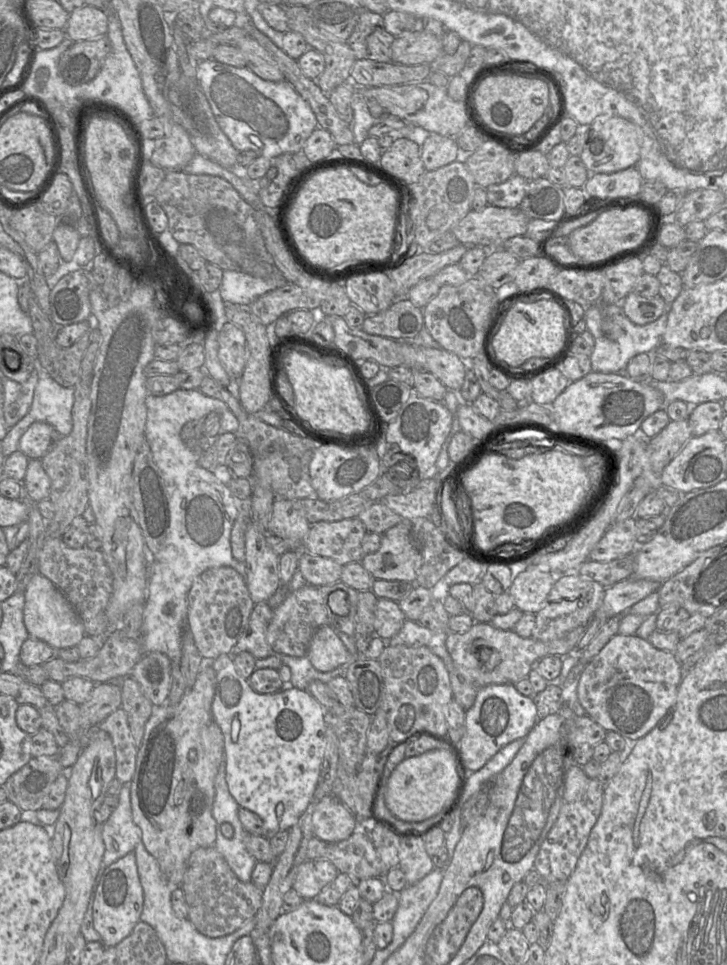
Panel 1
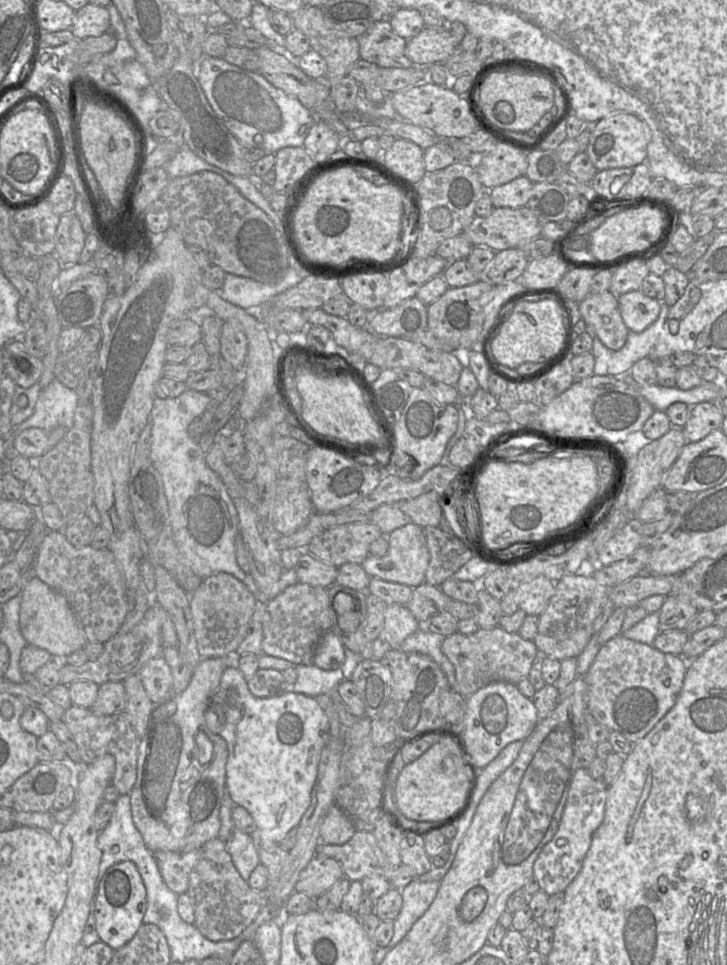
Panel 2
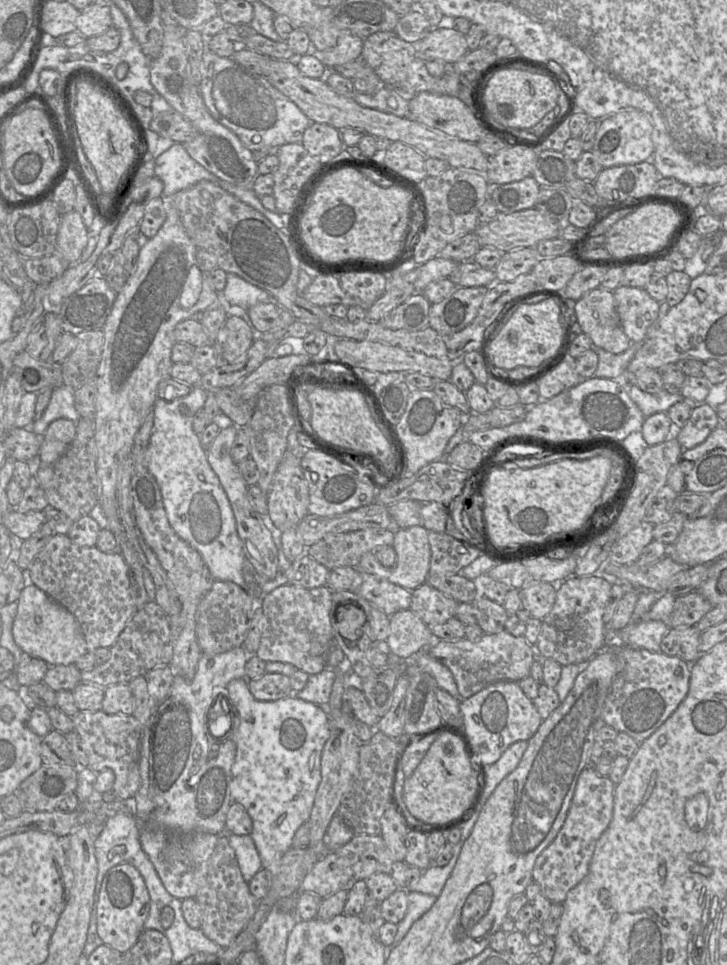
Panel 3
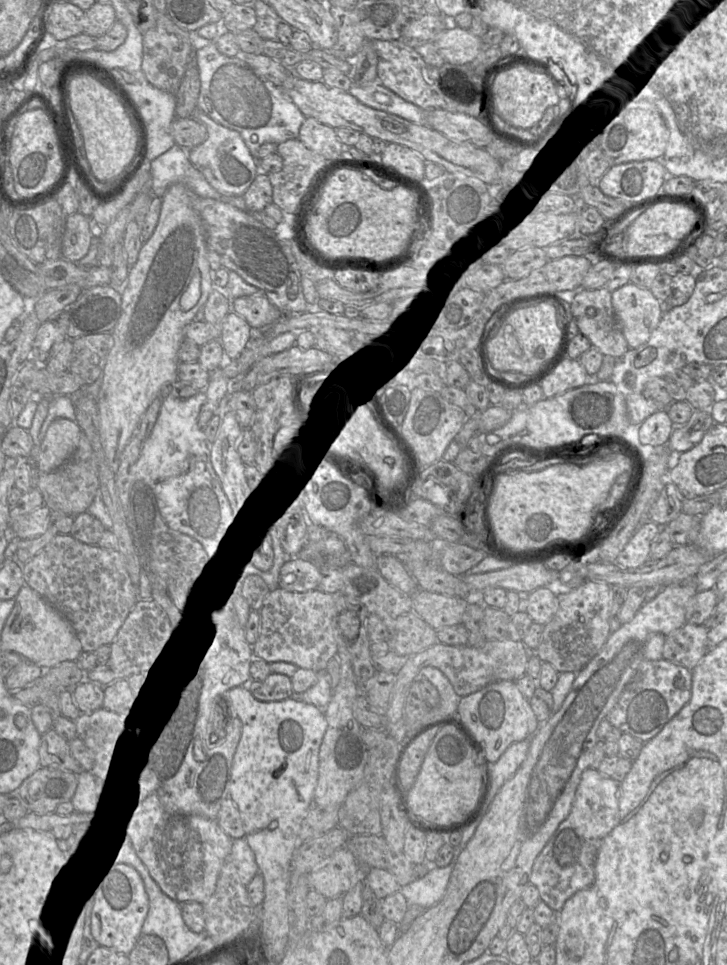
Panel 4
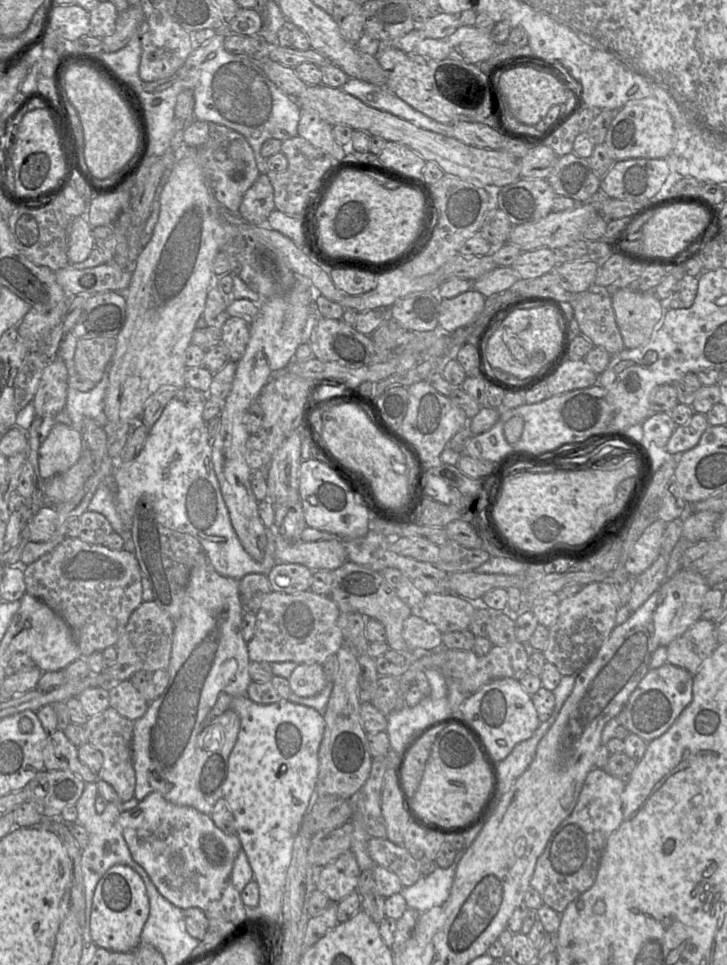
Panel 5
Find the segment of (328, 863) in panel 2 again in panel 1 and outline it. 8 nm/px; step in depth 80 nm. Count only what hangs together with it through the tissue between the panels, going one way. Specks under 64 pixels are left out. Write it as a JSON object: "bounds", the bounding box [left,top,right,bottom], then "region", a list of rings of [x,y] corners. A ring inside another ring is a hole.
{"bounds":[292,859,338,899],"region":[[[327,859],[306,860],[298,867],[292,888],[303,899],[316,899],[338,873],[335,865]]]}

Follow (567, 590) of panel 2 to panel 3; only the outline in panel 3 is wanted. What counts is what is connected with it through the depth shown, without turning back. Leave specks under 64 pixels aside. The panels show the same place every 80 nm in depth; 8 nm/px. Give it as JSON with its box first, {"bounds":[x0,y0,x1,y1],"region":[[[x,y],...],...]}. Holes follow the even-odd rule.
{"bounds":[536,575,612,665],"region":[[[602,575],[571,576],[556,592],[552,610],[542,619],[536,643],[540,654],[560,665],[587,664],[605,646],[603,614],[612,584]]]}

